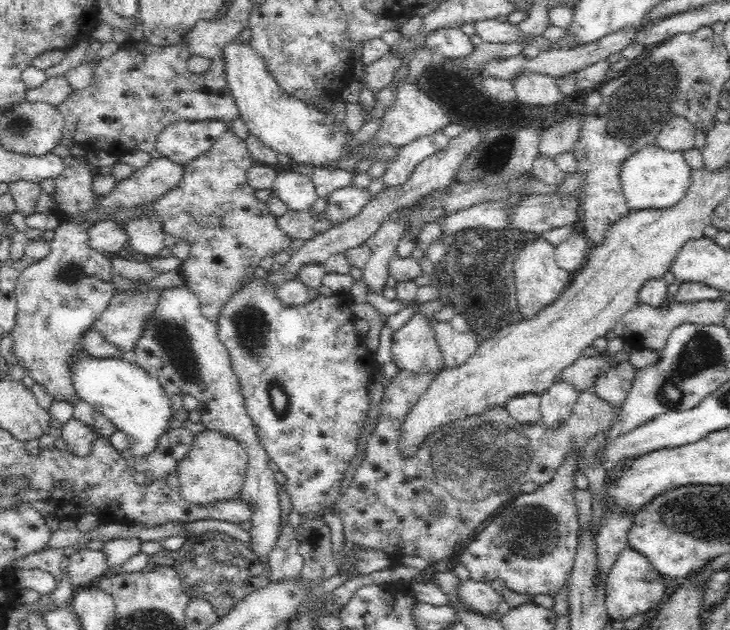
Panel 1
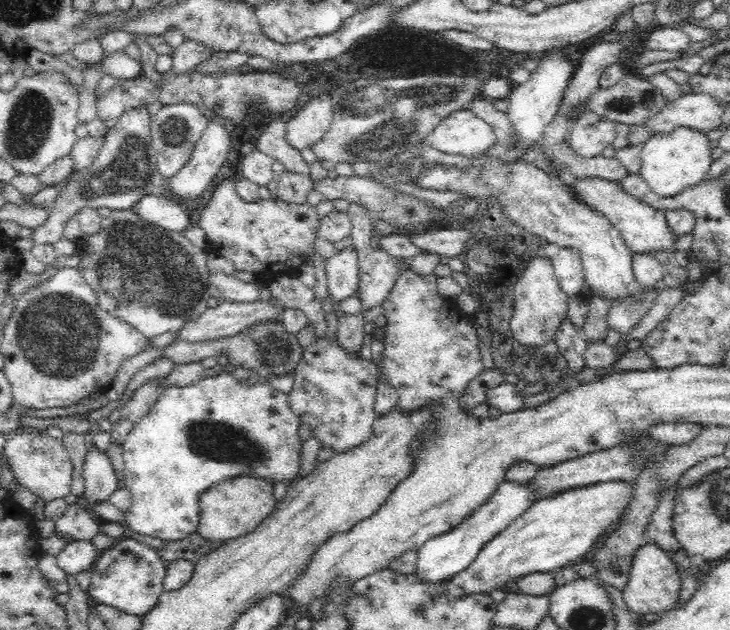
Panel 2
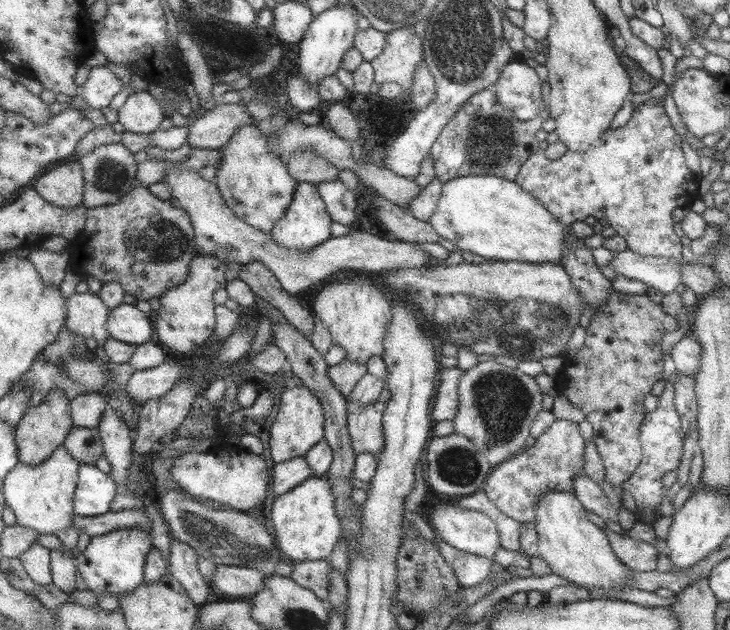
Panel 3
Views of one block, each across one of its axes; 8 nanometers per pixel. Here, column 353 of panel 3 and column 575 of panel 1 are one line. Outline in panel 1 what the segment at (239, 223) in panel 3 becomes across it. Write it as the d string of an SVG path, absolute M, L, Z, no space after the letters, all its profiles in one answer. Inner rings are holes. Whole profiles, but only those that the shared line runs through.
M572 232L560 246L555 247L555 261L560 268L574 274L584 267L588 253L588 239L585 235Z

